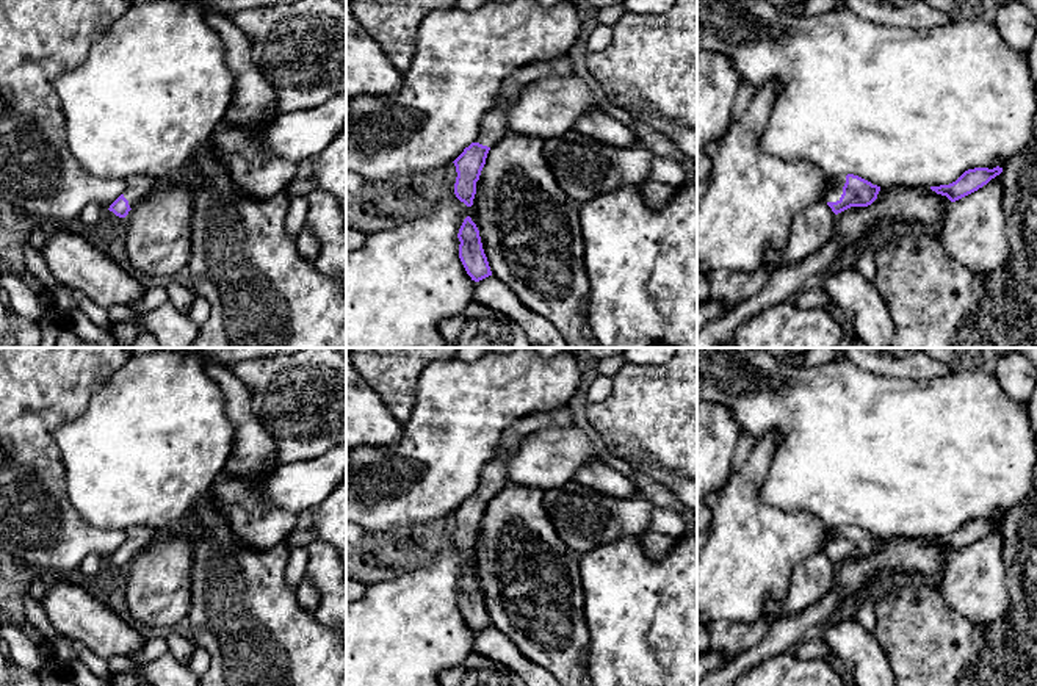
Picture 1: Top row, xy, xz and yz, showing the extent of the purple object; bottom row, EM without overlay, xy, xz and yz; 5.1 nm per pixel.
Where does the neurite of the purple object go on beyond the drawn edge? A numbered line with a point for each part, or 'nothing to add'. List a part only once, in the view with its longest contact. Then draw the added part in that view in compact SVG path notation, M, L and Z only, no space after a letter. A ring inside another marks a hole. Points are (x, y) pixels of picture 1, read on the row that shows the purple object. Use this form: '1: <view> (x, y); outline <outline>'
1: yz (834, 194); outline M846 175L830 177L832 188L826 193L826 202L836 202L843 194L843 186L846 183Z

